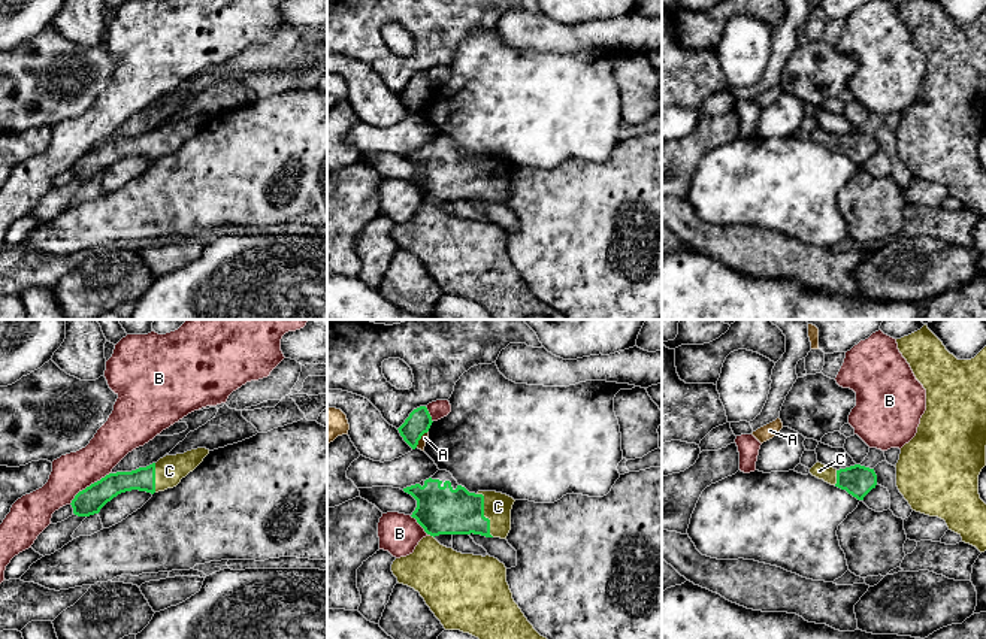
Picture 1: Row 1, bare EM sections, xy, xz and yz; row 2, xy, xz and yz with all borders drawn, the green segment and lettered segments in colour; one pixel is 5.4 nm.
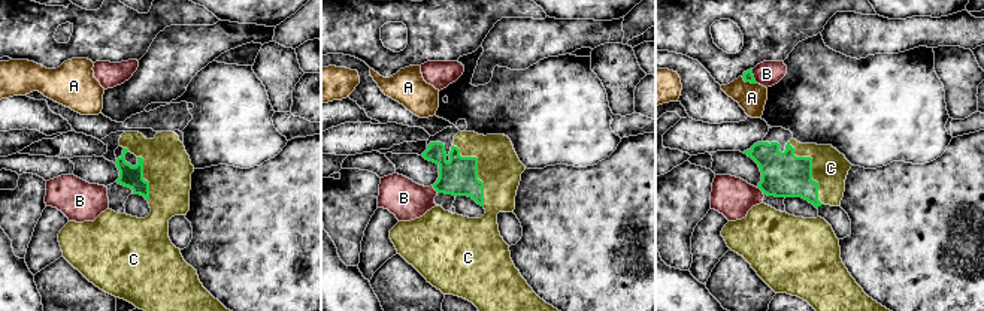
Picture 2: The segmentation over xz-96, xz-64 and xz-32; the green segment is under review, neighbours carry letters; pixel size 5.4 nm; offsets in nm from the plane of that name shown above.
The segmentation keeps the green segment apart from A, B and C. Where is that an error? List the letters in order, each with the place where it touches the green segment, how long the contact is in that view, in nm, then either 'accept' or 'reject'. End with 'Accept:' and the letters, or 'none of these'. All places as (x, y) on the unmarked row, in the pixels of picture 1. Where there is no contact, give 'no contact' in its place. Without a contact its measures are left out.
A: contact xz (420, 103); length 120 nm; reject
B: contact xy (90, 151); length 280 nm; reject
C: contact xz (483, 179); length 260 nm; accept
Accept: C

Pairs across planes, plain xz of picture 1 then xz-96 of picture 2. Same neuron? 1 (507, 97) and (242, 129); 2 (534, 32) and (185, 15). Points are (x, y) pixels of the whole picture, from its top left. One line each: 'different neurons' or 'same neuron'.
1: same neuron
2: different neurons

